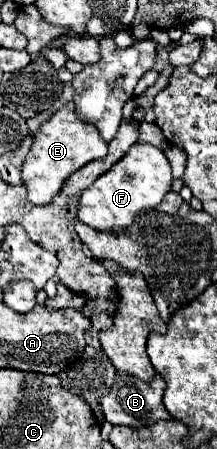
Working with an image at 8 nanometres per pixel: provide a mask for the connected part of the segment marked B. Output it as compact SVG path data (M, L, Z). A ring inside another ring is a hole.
M116 374L116 382L110 394L102 398L102 410L106 414L106 420L114 426L130 426L130 428L150 426L158 420L174 420L172 414L162 404L164 390L166 390L166 382L160 376L156 376L152 382L142 382L128 374Z

